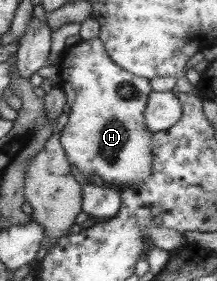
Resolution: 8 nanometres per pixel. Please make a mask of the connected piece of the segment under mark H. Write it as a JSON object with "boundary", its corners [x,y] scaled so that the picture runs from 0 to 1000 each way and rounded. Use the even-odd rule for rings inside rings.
{"boundary":[[[452,135],[364,142],[332,160],[300,160],[281,210],[258,231],[267,274],[258,302],[286,317],[300,367],[318,374],[313,427],[295,445],[272,505],[313,584],[341,587],[378,619],[452,623],[475,658],[581,673],[645,641],[673,641],[700,612],[700,544],[691,544],[691,473],[664,445],[664,391],[691,335],[687,288],[659,274],[627,274],[608,260],[548,242],[479,181],[470,146]]]}

